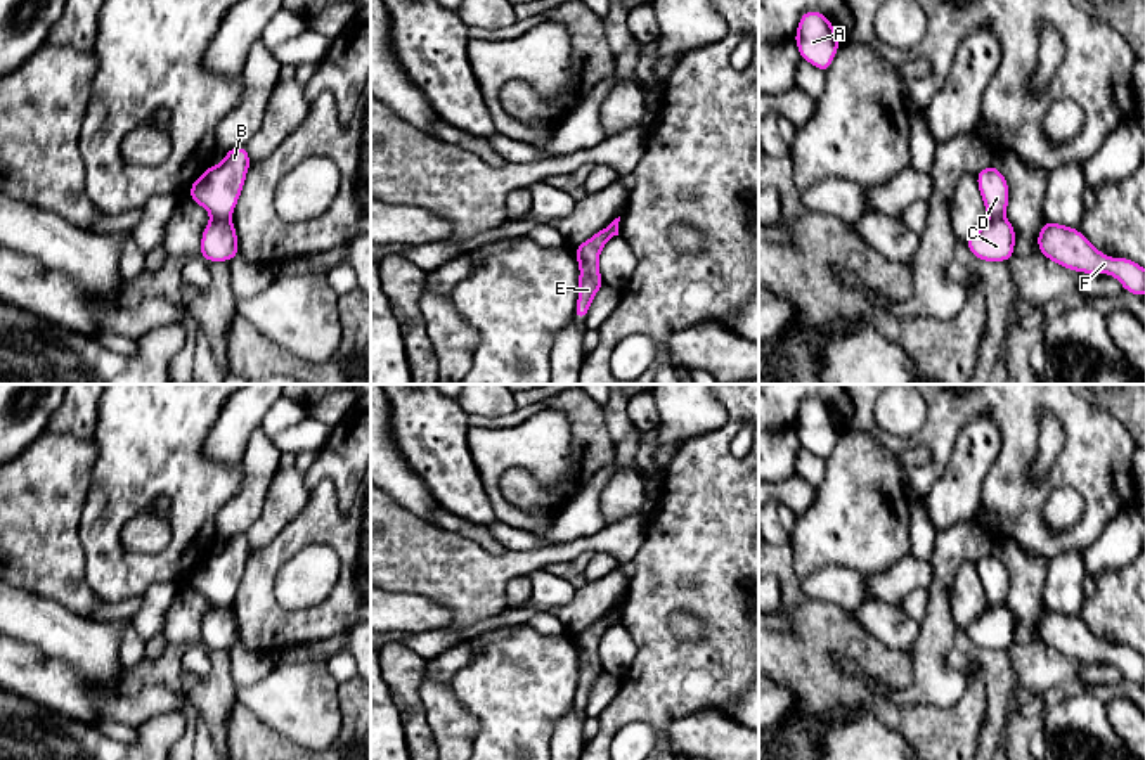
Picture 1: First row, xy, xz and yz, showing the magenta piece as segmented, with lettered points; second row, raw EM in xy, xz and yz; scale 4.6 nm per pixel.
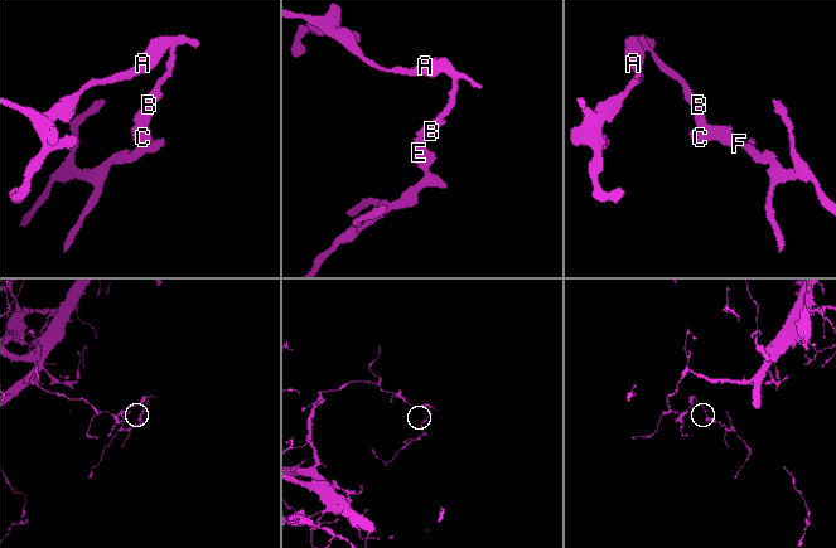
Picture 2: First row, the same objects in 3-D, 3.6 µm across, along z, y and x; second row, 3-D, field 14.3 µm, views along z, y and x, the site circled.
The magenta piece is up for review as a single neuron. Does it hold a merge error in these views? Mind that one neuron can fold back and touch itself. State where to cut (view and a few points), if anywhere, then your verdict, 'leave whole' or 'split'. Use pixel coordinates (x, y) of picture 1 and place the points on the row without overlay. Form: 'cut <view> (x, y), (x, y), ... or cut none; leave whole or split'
cut xy (213, 605), (229, 608); split

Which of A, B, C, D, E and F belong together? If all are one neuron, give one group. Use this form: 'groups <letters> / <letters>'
groups A B D / C E F

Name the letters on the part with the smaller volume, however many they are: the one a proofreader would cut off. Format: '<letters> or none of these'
C, E, F

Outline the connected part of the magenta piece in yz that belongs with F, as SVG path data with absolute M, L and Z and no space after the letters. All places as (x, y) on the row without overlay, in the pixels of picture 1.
M1048 609L1038 622L1038 637L1048 647L1083 661L1109 661L1124 679L1145 684L1145 656L1129 646L1100 641L1077 616Z

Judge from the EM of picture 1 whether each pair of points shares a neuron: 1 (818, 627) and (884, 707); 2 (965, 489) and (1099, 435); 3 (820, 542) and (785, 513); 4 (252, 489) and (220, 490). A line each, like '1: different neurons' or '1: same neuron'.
1: same neuron
2: different neurons
3: different neurons
4: different neurons

